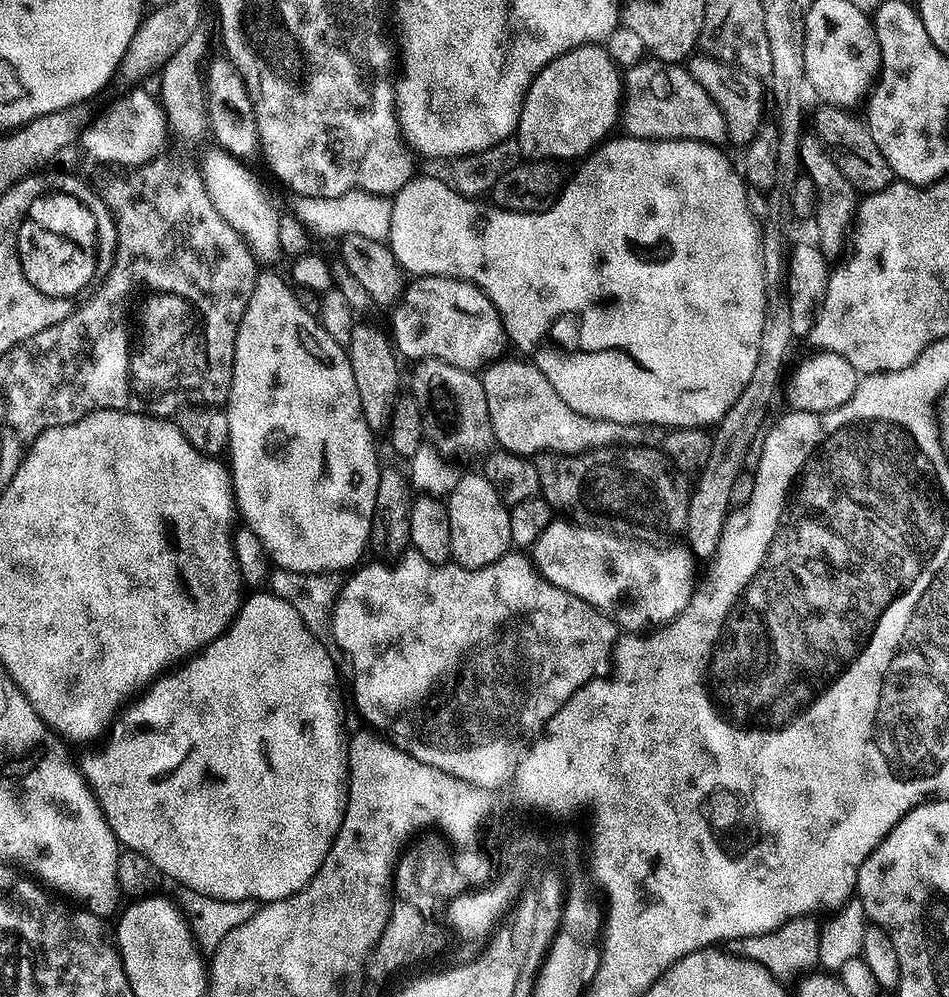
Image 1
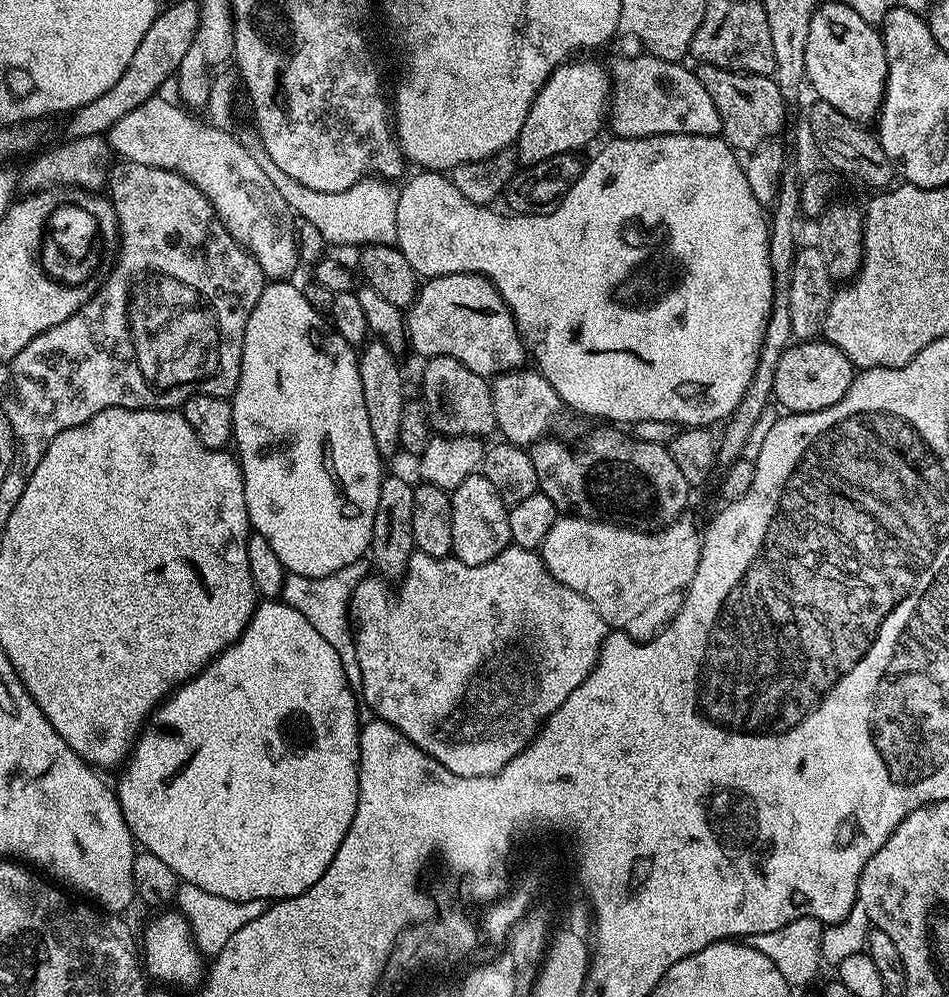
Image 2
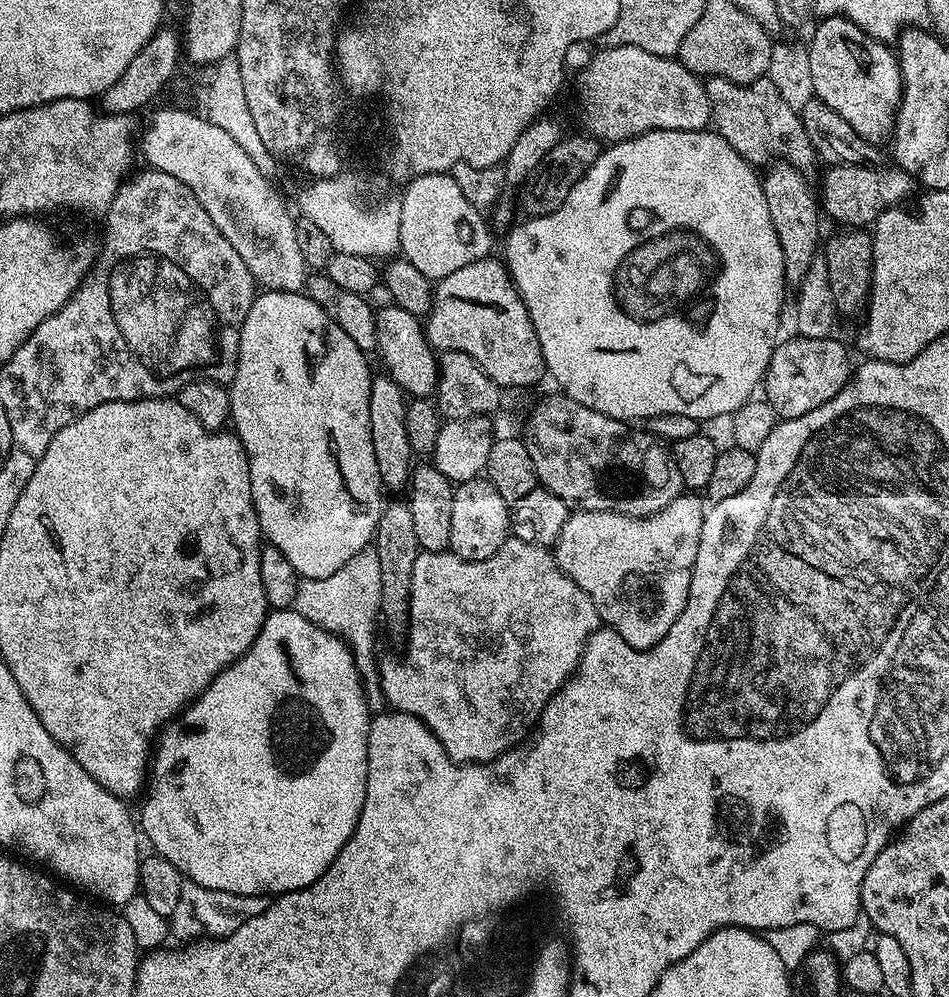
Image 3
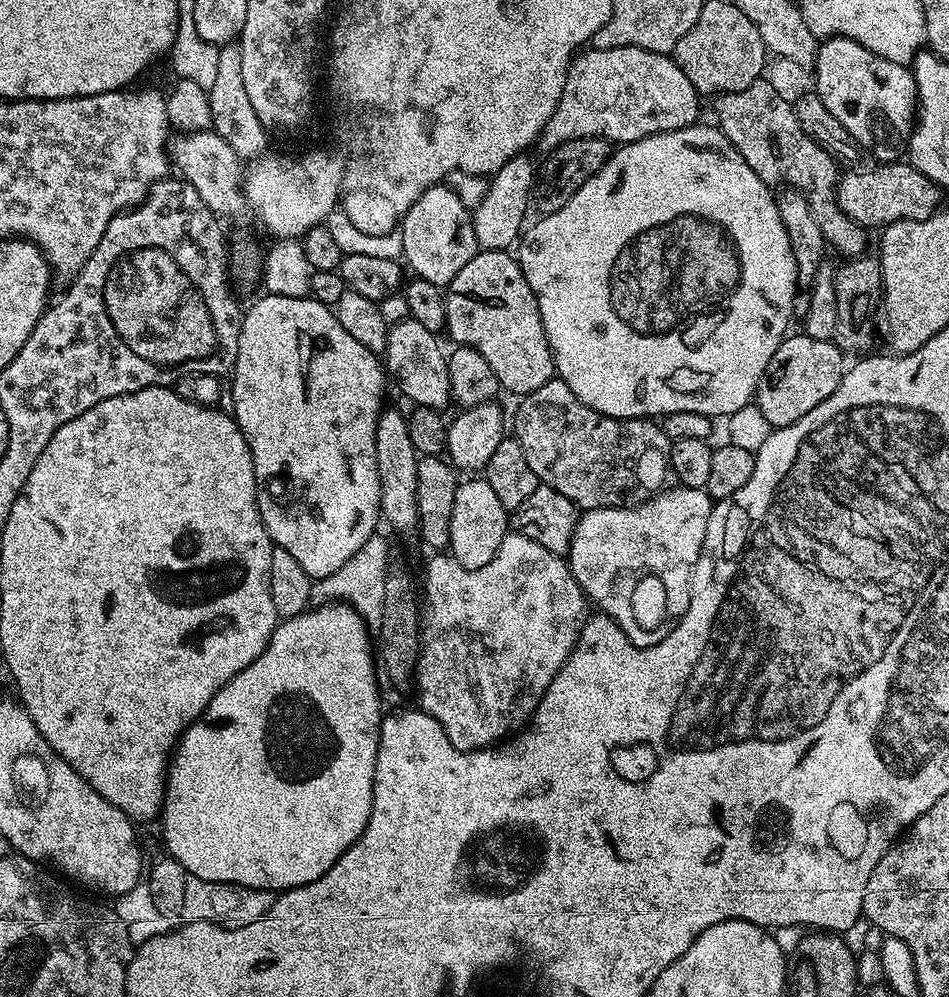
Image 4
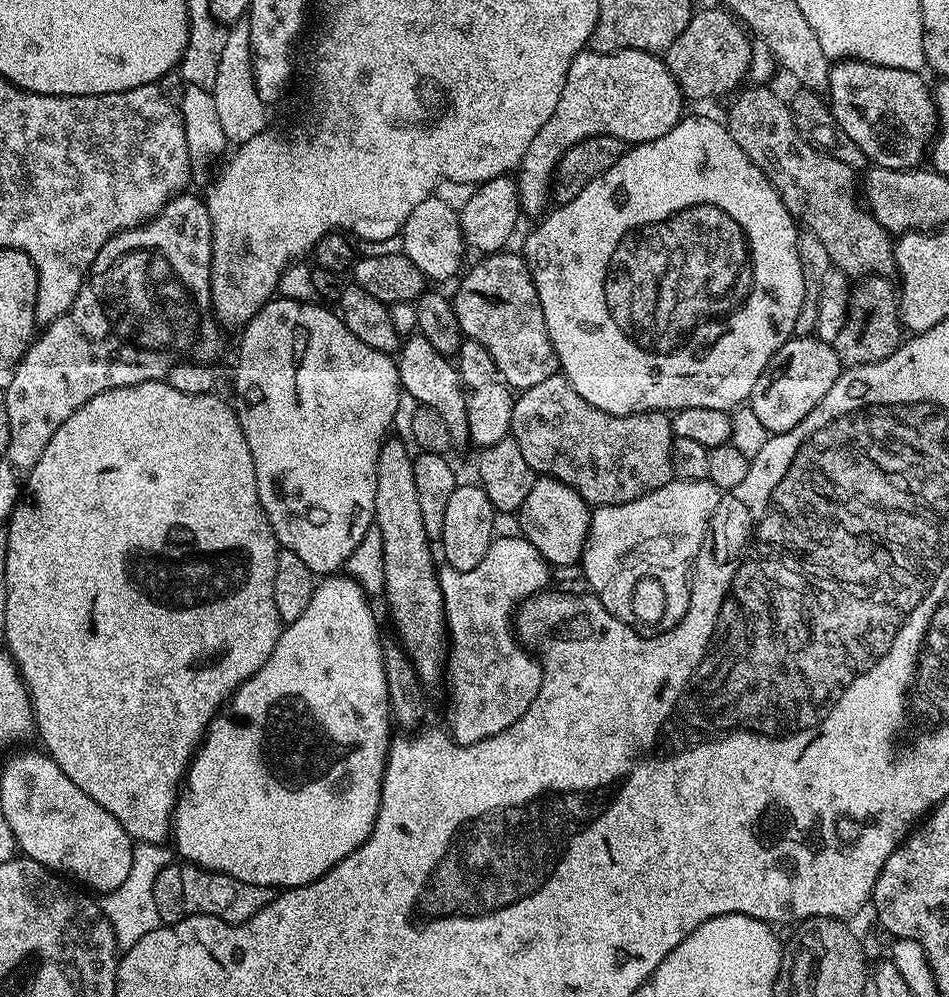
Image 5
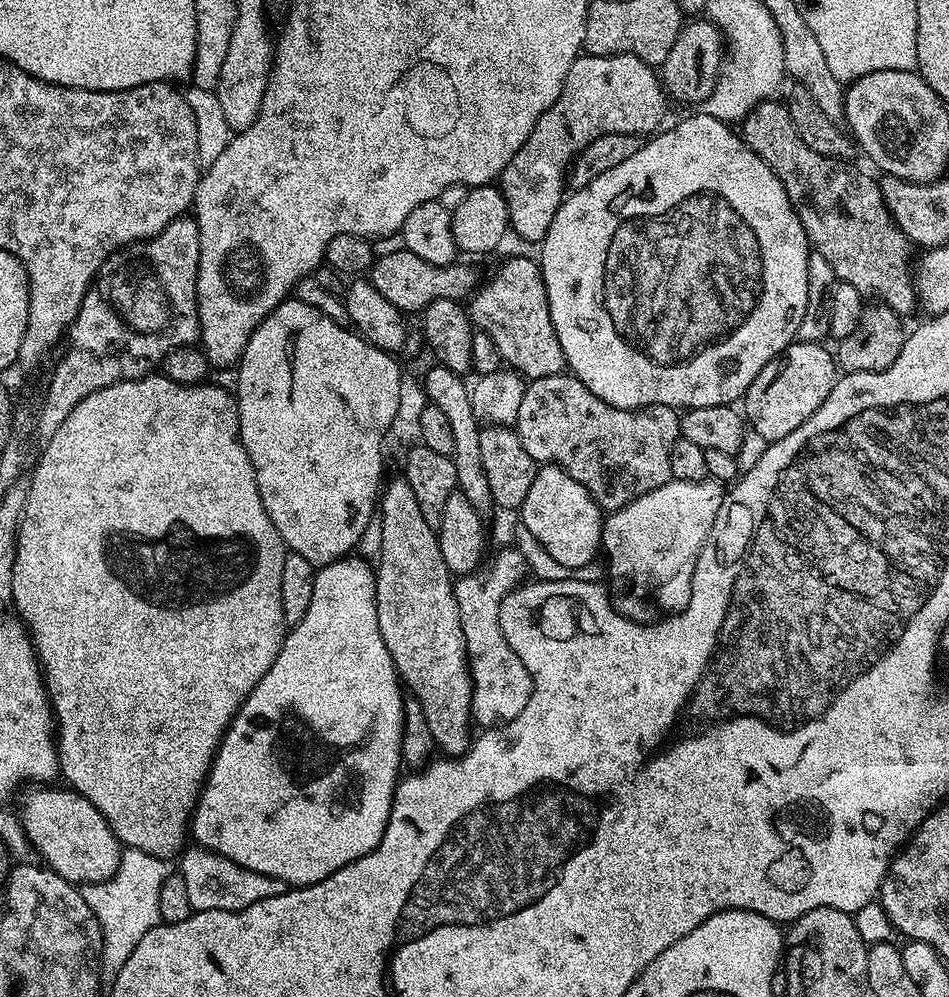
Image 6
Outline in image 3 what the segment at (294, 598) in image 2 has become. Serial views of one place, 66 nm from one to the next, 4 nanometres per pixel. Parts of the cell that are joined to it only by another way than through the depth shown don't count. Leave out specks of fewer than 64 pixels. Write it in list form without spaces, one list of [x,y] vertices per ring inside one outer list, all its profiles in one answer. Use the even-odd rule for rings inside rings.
[[[368,545],[364,547],[362,550],[357,552],[357,554],[354,554],[353,558],[350,558],[350,562],[346,562],[345,566],[342,566],[341,570],[336,570],[332,574],[330,574],[327,578],[320,578],[320,579],[306,579],[302,578],[301,582],[298,586],[298,590],[295,591],[295,602],[293,604],[292,610],[300,615],[302,617],[306,618],[307,621],[311,622],[314,625],[318,625],[320,628],[325,629],[328,632],[332,632],[338,636],[342,640],[344,640],[345,644],[348,645],[352,652],[352,657],[355,658],[355,664],[356,668],[360,672],[361,679],[367,683],[365,687],[365,695],[368,697],[368,699],[371,700],[370,704],[373,709],[376,710],[382,710],[387,707],[387,701],[384,698],[384,692],[381,690],[379,677],[380,677],[380,670],[377,670],[376,668],[376,624],[378,628],[378,623],[380,620],[380,606],[381,606],[381,594],[382,594],[382,569],[380,569],[379,565],[379,557],[378,552],[376,550],[375,545]]]

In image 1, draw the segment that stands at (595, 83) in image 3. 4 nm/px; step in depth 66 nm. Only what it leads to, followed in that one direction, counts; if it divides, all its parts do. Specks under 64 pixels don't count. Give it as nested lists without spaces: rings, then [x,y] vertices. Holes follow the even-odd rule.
[[[648,58],[645,64],[636,64],[632,69],[626,72],[626,107],[624,110],[624,124],[628,126],[627,135],[638,140],[696,140],[698,143],[708,144],[711,146],[720,146],[728,140],[728,131],[726,130],[726,122],[722,110],[718,110],[718,106],[714,106],[714,102],[710,98],[710,94],[706,94],[706,90],[702,90],[702,86],[698,86],[691,74],[688,73],[687,67],[680,64],[666,64],[663,60]]]

